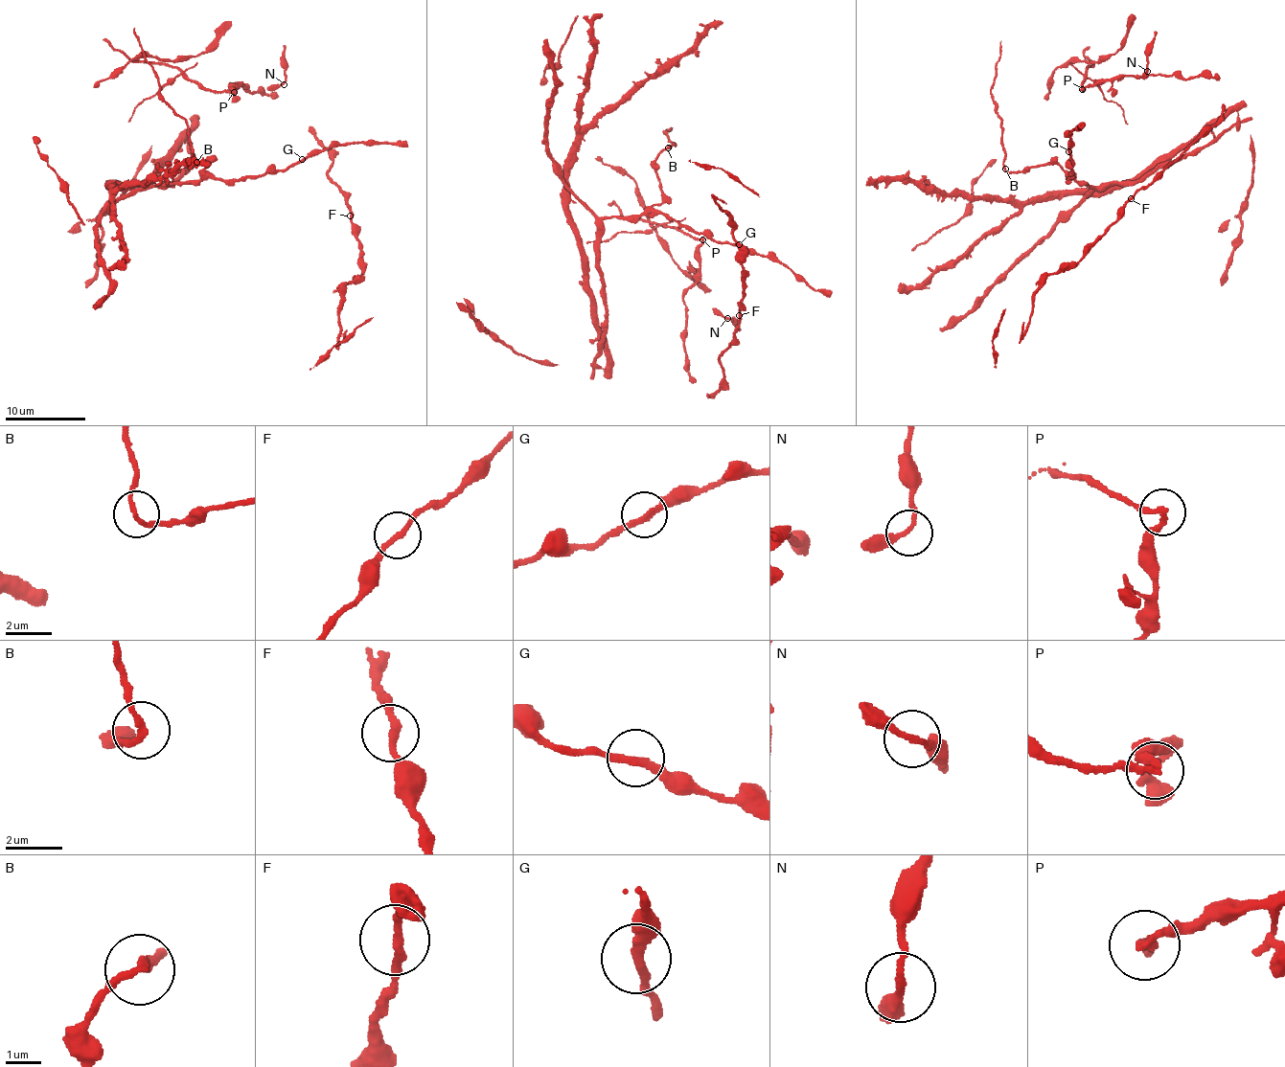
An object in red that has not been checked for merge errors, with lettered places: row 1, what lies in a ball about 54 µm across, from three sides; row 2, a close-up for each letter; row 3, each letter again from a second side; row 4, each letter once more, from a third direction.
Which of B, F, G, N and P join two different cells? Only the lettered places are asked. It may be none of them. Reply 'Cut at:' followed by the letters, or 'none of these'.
Cut at: B, P

